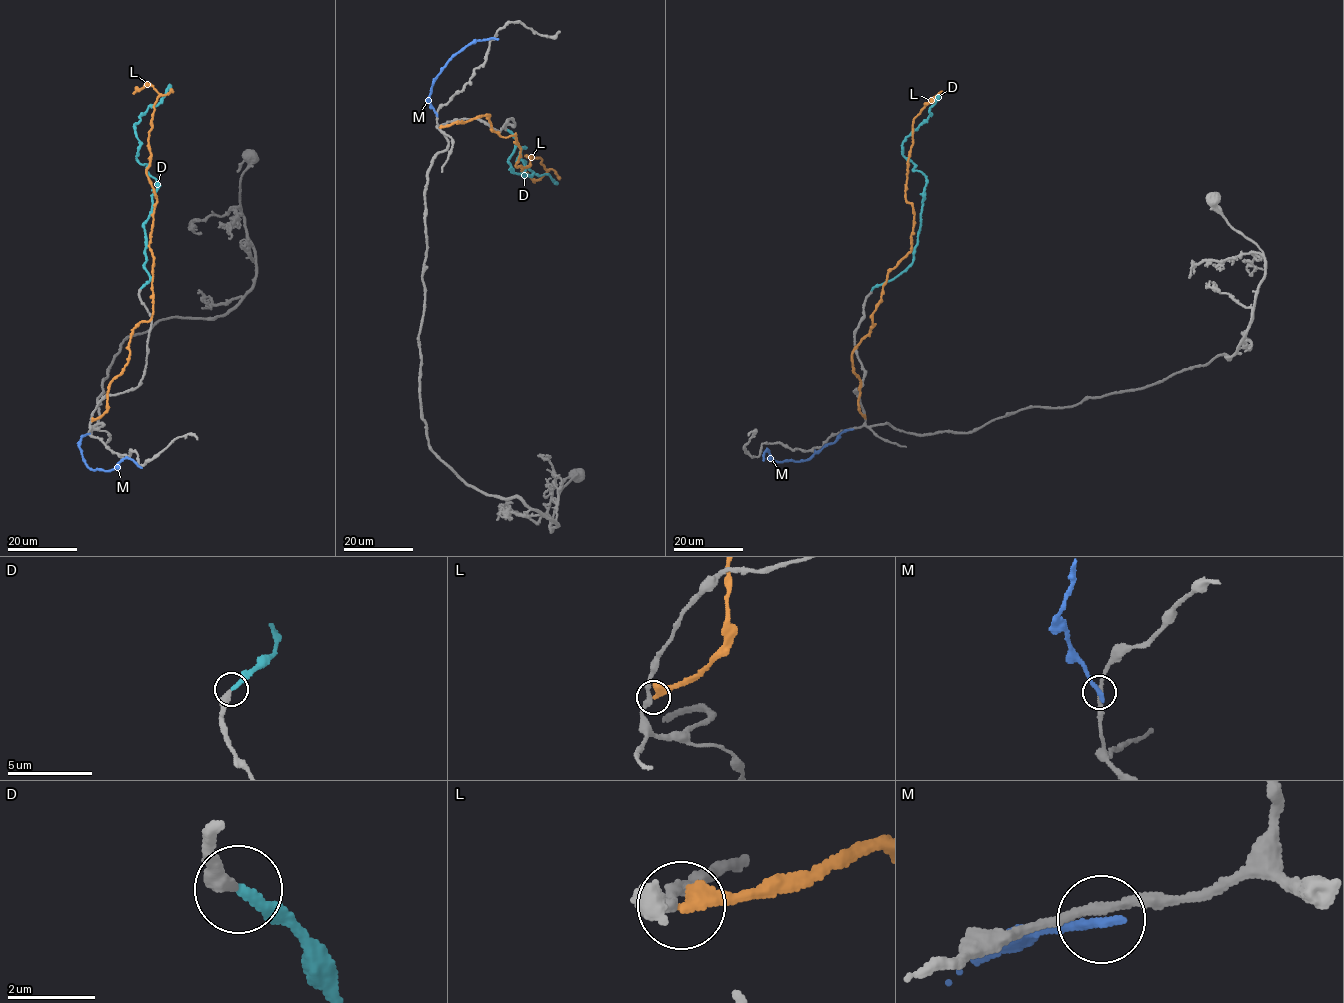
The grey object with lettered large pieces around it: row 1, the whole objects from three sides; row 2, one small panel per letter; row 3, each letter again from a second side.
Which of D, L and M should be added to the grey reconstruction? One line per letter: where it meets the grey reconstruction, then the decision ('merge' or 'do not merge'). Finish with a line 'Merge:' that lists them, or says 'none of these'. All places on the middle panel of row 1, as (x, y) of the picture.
D: contact (507, 130); merge
L: contact (440, 127); do not merge
M: contact (436, 114); do not merge
Merge: D

